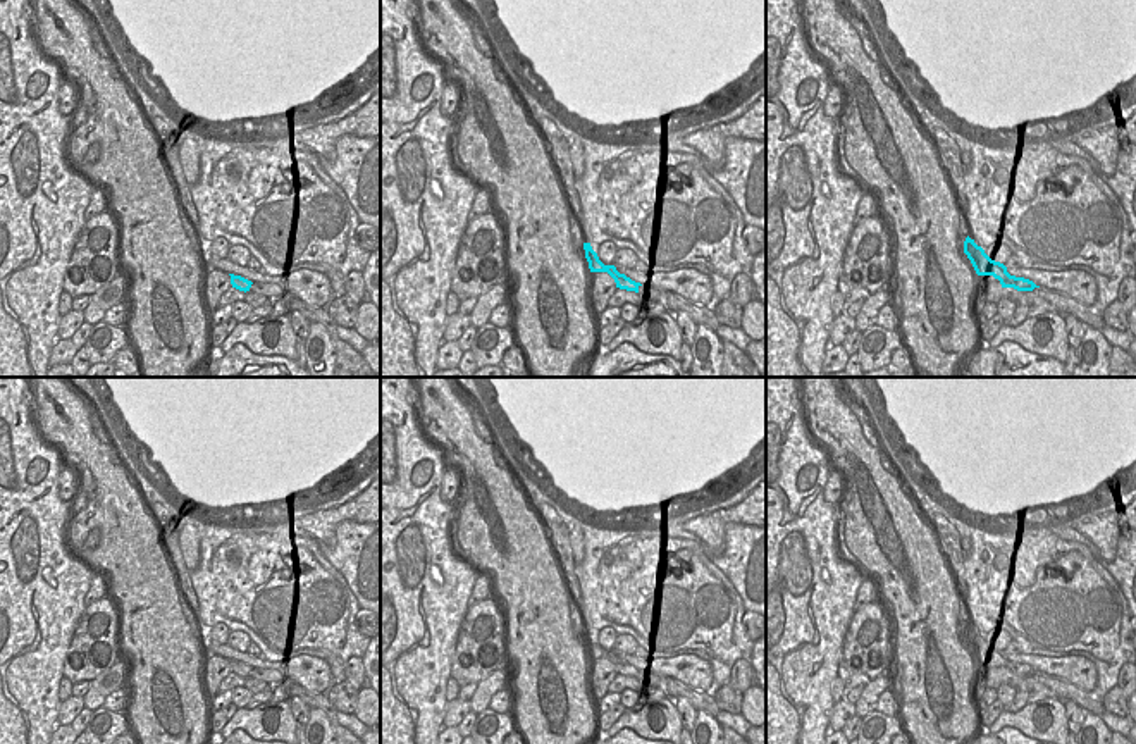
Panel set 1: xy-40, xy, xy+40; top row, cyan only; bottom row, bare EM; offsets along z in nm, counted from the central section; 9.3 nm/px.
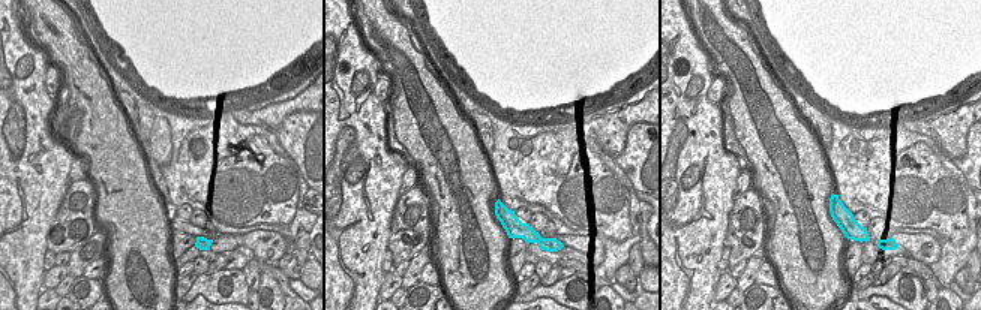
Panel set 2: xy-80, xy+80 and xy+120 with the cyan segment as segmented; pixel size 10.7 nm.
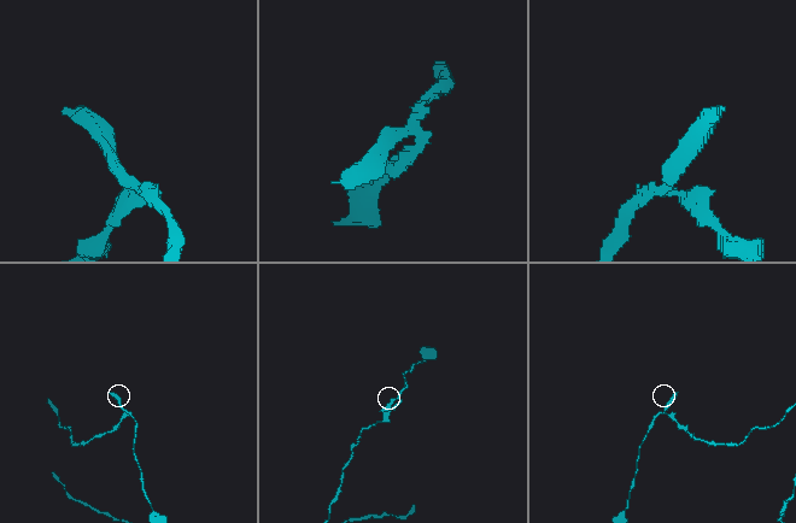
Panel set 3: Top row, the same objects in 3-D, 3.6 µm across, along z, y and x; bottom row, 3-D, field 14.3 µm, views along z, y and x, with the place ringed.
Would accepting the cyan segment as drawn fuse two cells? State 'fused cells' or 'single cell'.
fused cells

